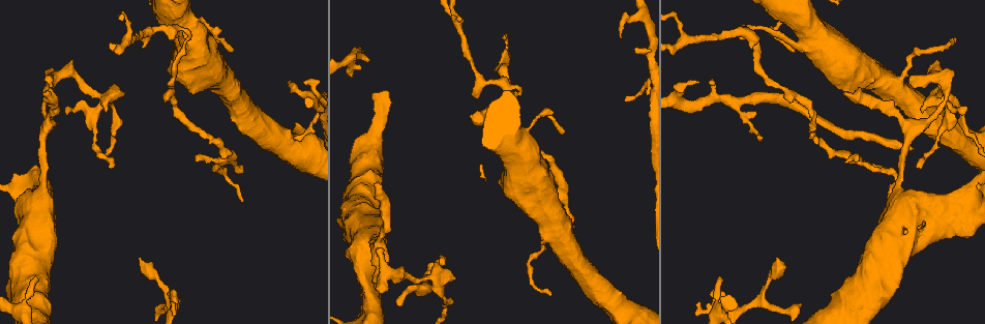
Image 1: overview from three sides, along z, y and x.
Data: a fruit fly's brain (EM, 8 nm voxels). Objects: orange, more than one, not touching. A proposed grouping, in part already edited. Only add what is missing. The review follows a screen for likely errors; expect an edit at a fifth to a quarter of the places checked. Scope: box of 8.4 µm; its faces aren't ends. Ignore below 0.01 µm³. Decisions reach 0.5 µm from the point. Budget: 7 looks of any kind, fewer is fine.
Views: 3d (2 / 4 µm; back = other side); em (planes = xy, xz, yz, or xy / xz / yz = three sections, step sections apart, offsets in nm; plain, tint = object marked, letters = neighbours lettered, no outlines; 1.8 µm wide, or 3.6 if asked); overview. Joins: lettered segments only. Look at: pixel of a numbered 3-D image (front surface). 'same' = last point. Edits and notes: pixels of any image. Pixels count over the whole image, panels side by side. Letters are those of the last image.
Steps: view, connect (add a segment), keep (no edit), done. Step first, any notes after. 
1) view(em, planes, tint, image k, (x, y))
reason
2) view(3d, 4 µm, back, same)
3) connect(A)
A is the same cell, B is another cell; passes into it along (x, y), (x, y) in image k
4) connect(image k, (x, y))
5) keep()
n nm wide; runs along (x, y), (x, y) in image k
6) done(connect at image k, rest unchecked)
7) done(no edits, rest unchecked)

view(3d, 2 µm, image 1, (845, 92))
free end

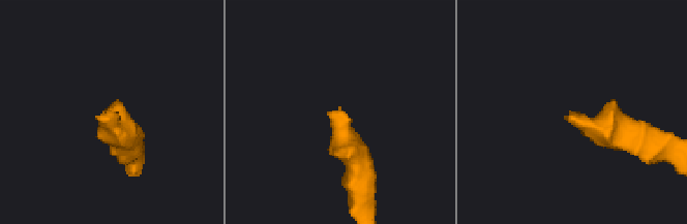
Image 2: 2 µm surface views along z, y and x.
view(em, 3.6 µm, planes, letters, image 2, (332, 111))

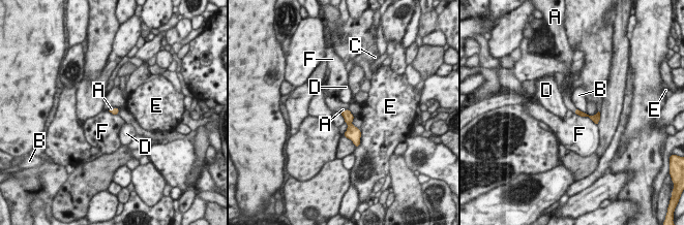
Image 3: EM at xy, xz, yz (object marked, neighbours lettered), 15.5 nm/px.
connect(A)
A is the same cell, B, C, D, E and F are other cells; passes into it along (576, 111), (574, 110), (566, 97) in image 3; the neuron continues

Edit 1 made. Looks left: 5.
view(overview)

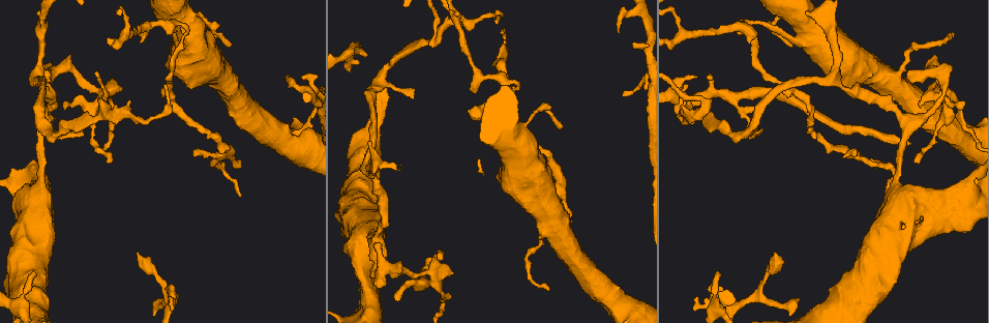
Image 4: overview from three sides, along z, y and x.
view(3d, 2 µm, image 4, (39, 15))
branch stops here

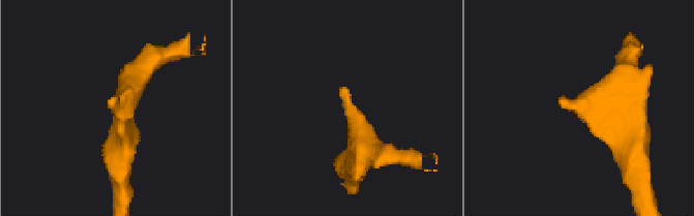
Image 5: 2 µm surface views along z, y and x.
view(em, planes, letters, image 5, (344, 87))
need the tissue

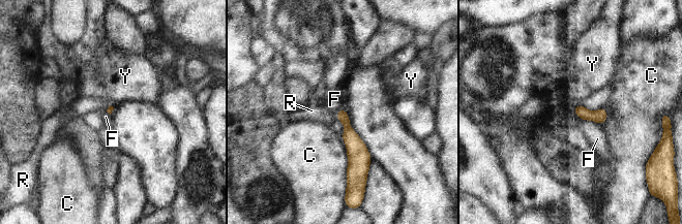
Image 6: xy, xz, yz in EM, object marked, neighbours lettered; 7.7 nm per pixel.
connect(R)
F touches over 190 nm; R is the same cell, C, F and Y are other cells; it goes on there

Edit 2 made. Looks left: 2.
done(connect at image 3, connect at image 6, rest unchecked)

